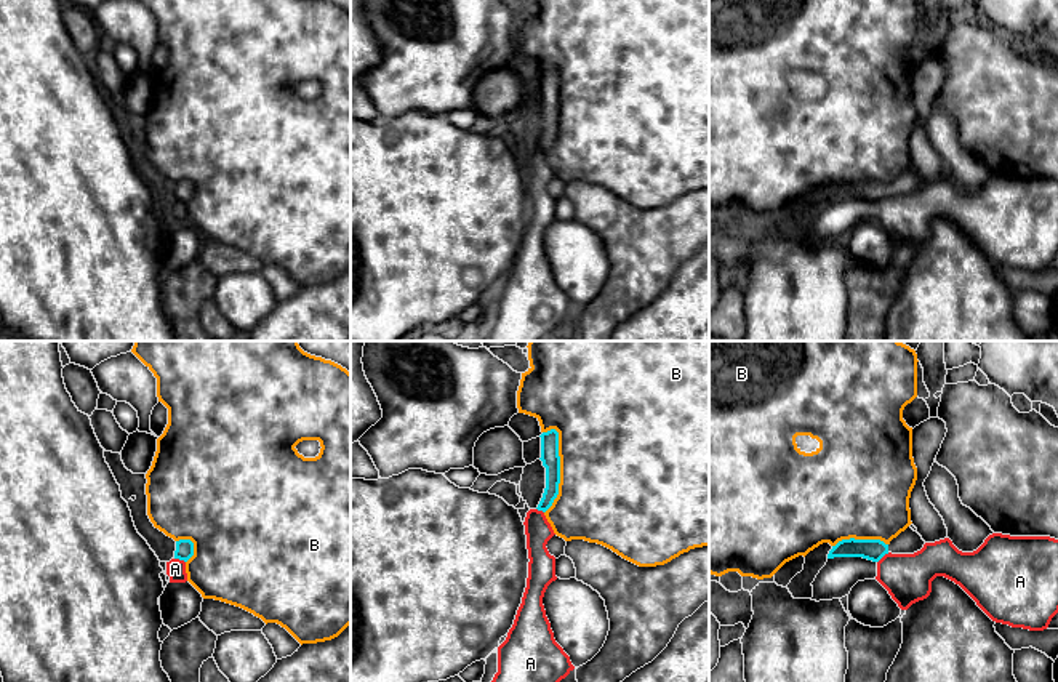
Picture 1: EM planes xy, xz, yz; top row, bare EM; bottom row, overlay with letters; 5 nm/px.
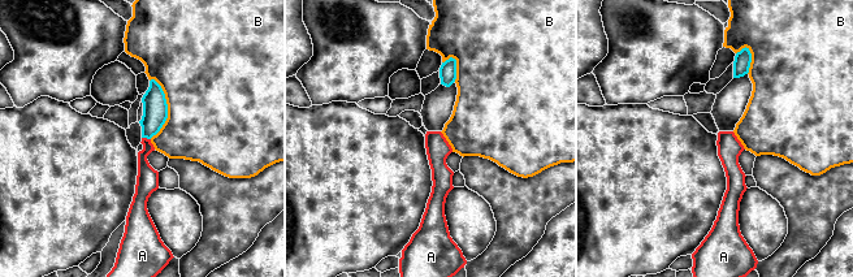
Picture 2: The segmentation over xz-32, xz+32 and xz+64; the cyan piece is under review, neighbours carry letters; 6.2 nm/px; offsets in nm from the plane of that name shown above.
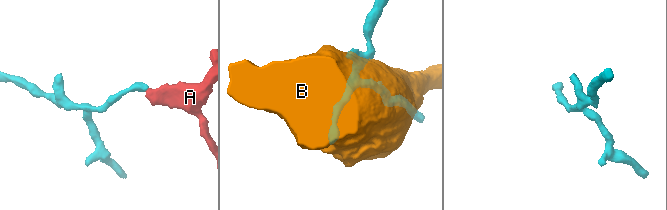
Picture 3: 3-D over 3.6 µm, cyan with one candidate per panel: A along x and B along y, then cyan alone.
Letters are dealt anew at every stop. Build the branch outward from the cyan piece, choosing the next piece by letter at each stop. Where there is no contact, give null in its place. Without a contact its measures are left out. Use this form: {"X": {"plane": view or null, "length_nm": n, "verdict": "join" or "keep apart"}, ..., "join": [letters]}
{"A": {"plane": "yz", "length_nm": 80, "verdict": "keep apart"}, "B": {"plane": "xz", "length_nm": 440, "verdict": "keep apart"}, "join": []}

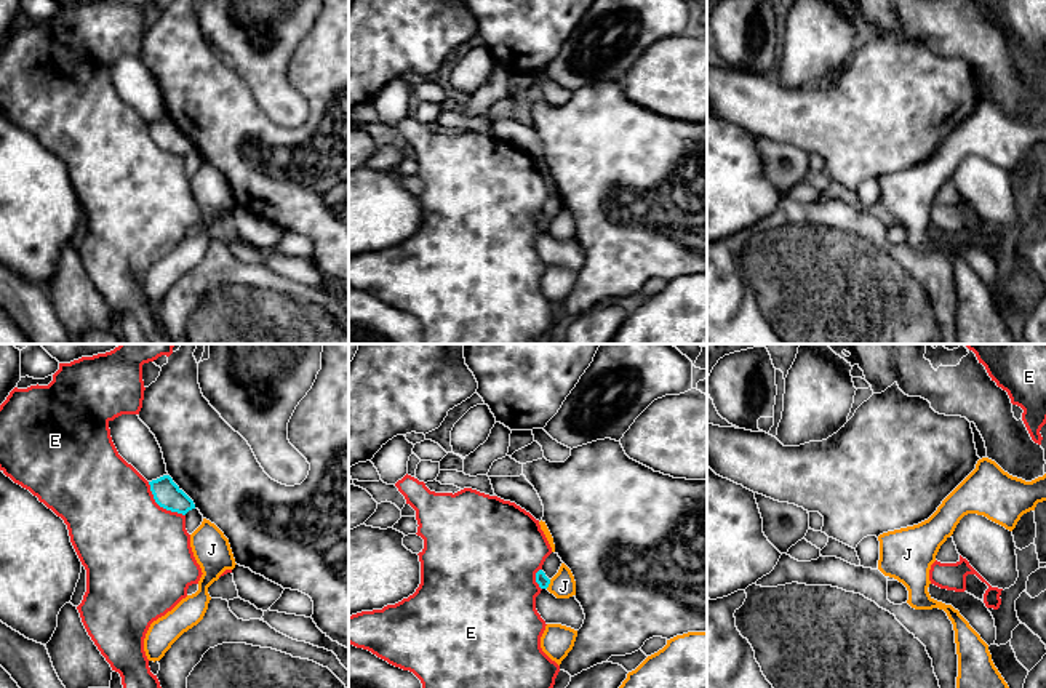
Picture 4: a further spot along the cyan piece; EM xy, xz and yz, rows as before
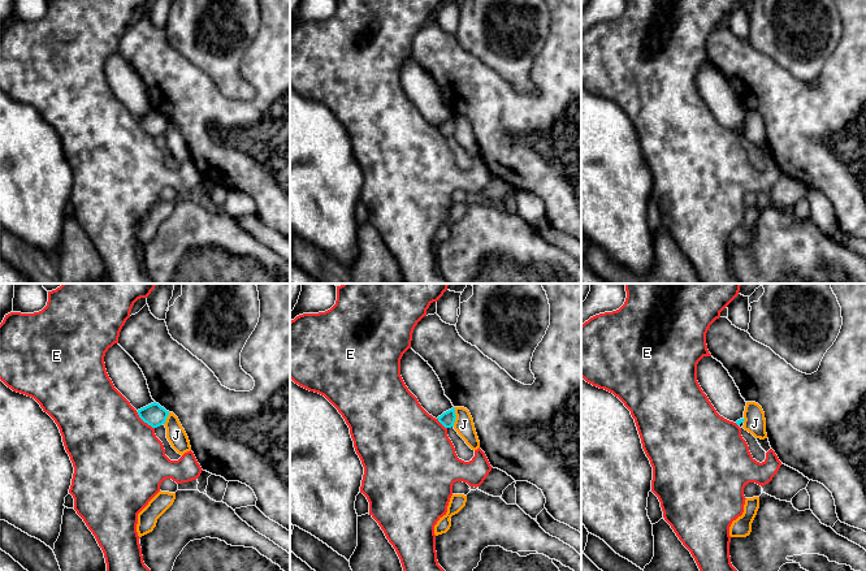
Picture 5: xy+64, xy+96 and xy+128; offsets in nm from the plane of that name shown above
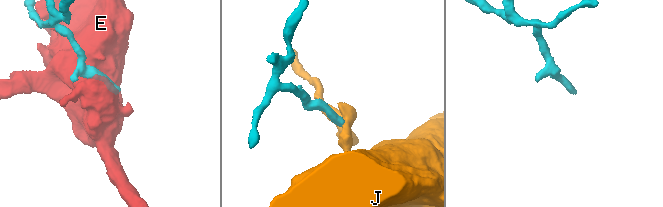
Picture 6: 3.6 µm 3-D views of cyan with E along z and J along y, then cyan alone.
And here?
{"E": {"plane": "xy", "length_nm": 260, "verdict": "keep apart"}, "J": {"plane": "xz", "length_nm": 50, "verdict": "keep apart"}, "join": []}

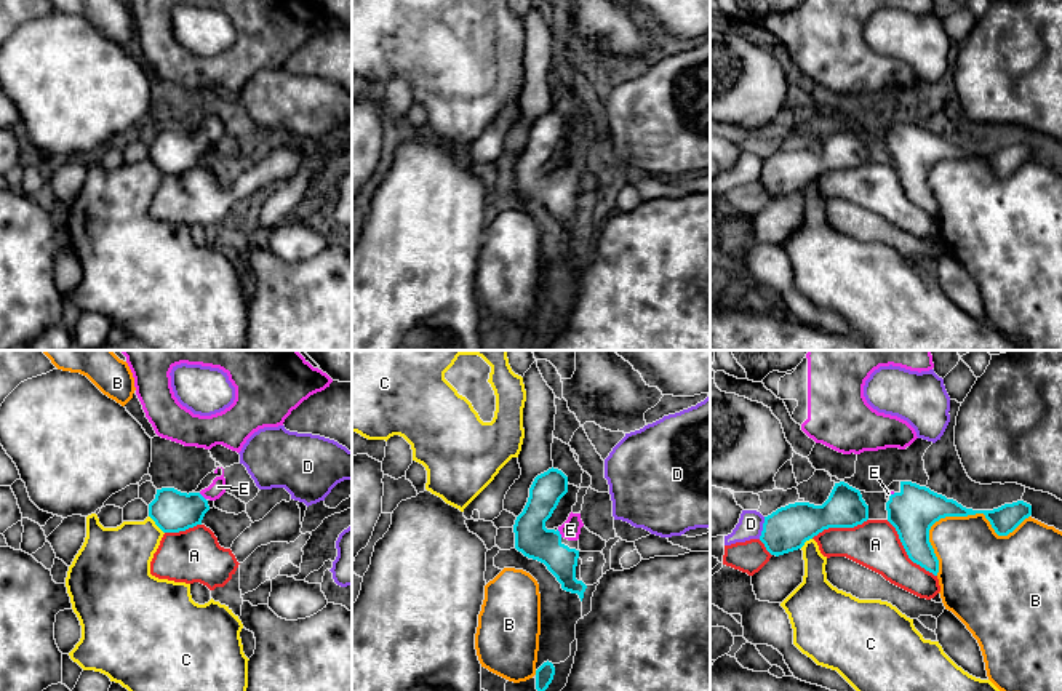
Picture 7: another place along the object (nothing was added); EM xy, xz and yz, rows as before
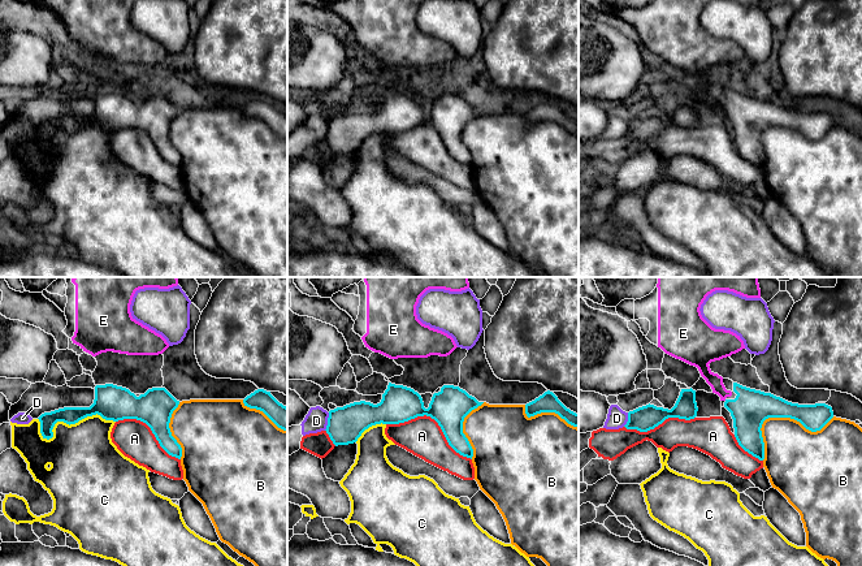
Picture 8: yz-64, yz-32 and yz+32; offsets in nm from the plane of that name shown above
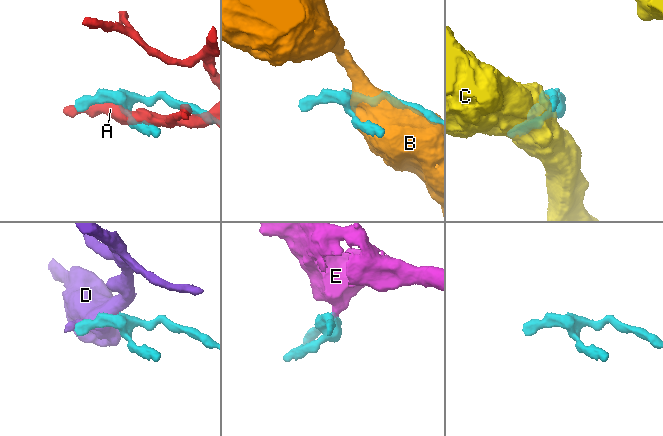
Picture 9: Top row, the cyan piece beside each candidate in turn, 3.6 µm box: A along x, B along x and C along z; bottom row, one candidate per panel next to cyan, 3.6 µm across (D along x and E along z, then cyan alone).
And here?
{"A": {"plane": "yz", "length_nm": 380, "verdict": "keep apart"}, "B": {"plane": "yz", "length_nm": 550, "verdict": "keep apart"}, "C": {"plane": "xy", "length_nm": 120, "verdict": "keep apart"}, "D": {"plane": "yz", "length_nm": 120, "verdict": "keep apart"}, "E": {"plane": "xz", "length_nm": 50, "verdict": "join"}, "join": ["E"]}

